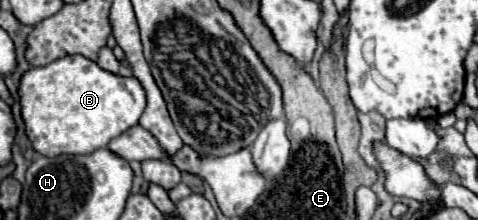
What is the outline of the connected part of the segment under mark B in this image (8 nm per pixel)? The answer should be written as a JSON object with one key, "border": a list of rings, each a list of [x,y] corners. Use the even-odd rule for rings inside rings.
{"border":[[[70,55],[44,67],[32,67],[20,77],[18,95],[20,95],[20,111],[22,111],[26,135],[34,151],[38,151],[44,157],[58,157],[62,153],[88,155],[96,149],[102,149],[108,145],[110,139],[118,137],[120,133],[136,125],[146,107],[144,91],[134,77],[124,79],[112,75],[82,55]]]}

